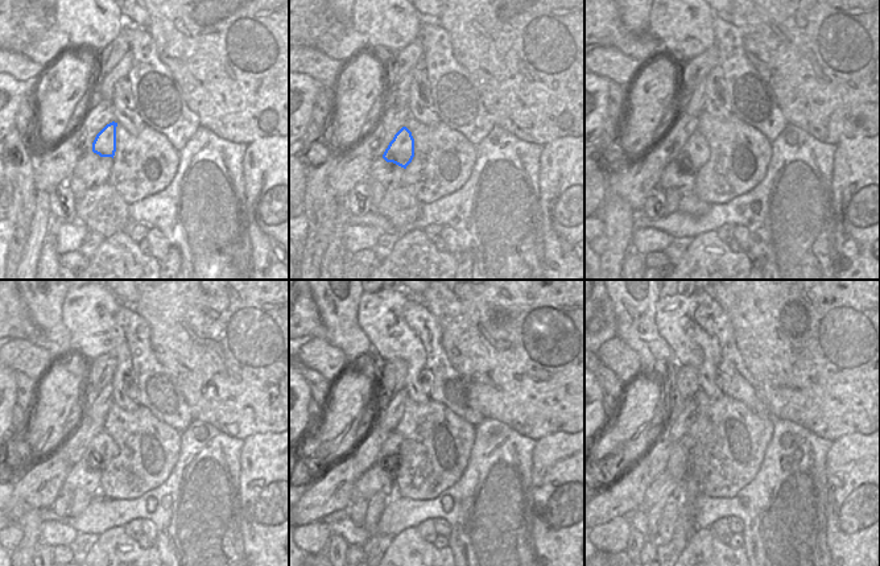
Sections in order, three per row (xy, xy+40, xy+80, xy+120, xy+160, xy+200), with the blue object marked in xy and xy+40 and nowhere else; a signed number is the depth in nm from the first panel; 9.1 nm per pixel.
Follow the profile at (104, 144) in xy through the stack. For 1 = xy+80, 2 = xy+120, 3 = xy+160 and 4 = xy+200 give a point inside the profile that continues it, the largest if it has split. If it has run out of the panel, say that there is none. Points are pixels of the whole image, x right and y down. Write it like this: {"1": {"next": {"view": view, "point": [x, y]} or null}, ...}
{"1": {"next": {"view": "xy+80", "point": [695, 151]}}, "2": {"next": {"view": "xy+120", "point": [102, 449]}}, "3": {"next": {"view": "xy+160", "point": [388, 457]}}, "4": {"next": {"view": "xy+200", "point": [680, 463]}}}

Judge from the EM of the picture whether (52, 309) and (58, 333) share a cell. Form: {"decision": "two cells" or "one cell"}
{"decision": "one cell"}

